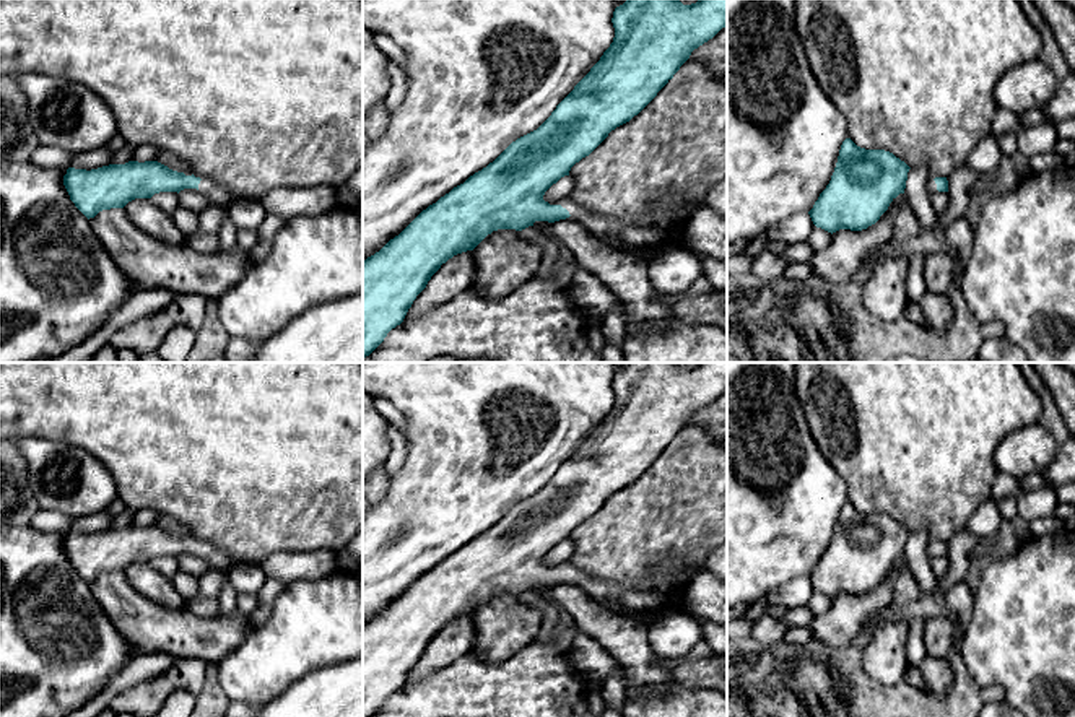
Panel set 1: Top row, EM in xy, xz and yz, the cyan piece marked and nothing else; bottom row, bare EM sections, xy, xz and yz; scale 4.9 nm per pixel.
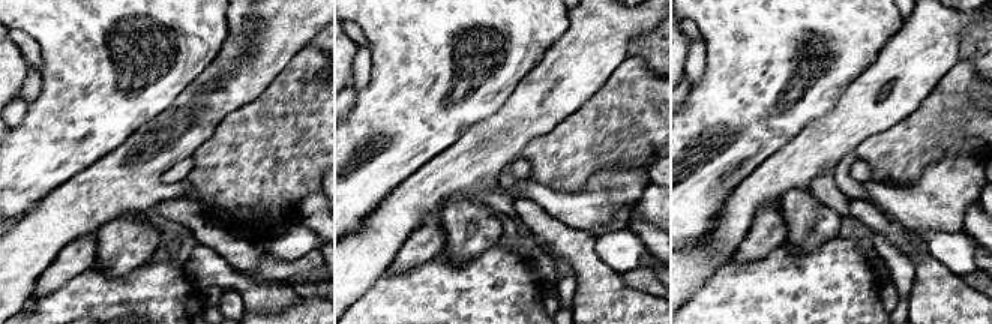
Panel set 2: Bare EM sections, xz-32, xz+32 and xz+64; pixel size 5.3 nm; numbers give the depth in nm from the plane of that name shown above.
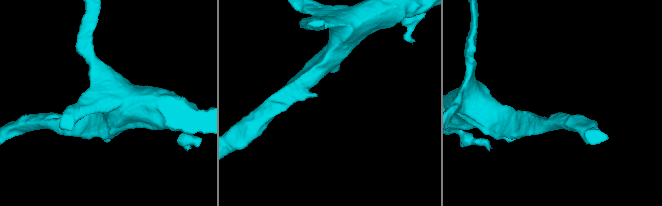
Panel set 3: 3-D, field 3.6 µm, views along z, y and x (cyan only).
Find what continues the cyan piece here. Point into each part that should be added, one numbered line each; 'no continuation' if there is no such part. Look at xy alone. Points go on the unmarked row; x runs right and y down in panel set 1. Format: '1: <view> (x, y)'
1: xy (207, 551)

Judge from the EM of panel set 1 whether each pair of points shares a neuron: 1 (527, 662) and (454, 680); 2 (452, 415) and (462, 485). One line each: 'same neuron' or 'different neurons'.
1: same neuron
2: same neuron

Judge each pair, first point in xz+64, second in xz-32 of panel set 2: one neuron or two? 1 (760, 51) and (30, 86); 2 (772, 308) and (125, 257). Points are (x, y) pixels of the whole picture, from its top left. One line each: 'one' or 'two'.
1: two
2: two

